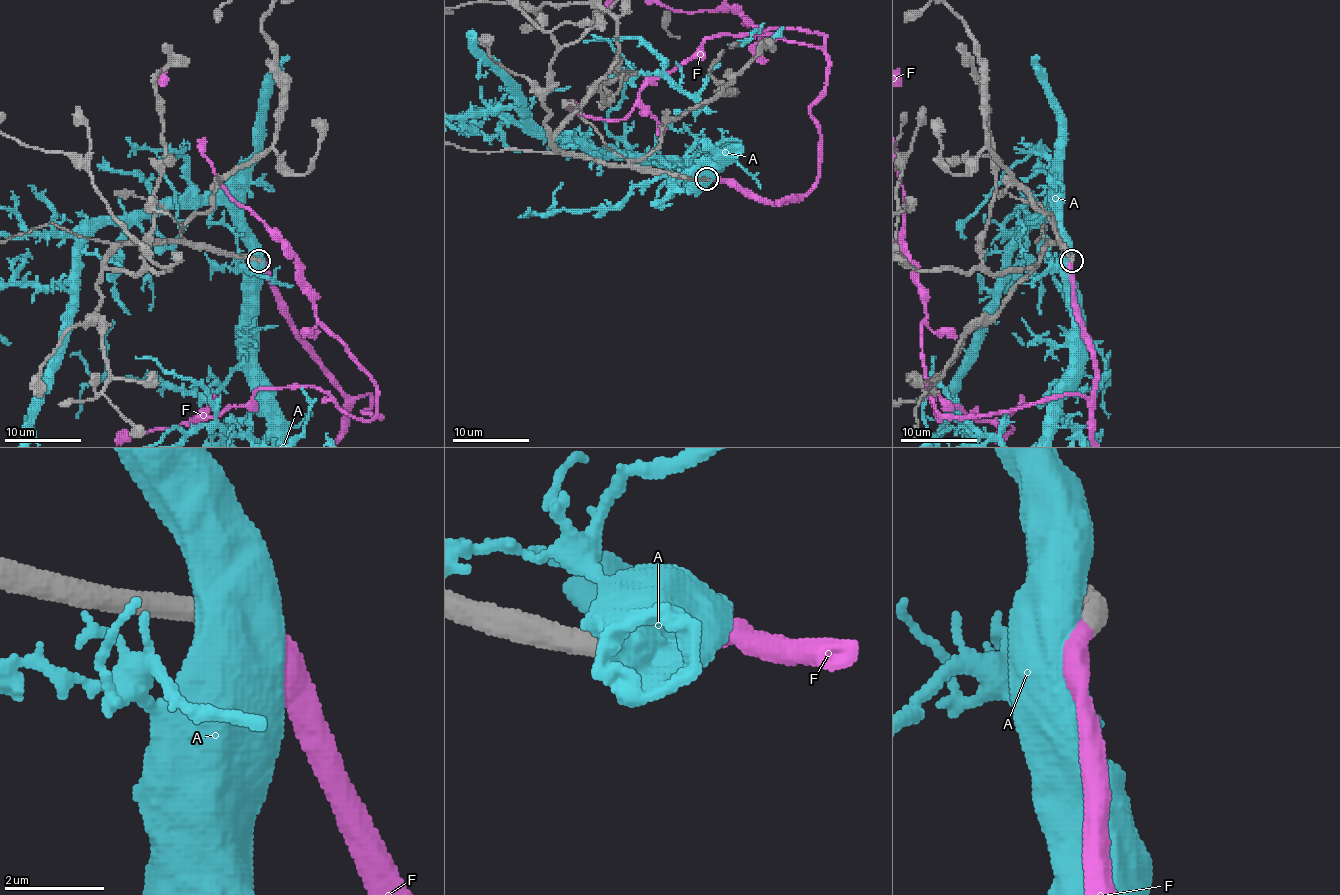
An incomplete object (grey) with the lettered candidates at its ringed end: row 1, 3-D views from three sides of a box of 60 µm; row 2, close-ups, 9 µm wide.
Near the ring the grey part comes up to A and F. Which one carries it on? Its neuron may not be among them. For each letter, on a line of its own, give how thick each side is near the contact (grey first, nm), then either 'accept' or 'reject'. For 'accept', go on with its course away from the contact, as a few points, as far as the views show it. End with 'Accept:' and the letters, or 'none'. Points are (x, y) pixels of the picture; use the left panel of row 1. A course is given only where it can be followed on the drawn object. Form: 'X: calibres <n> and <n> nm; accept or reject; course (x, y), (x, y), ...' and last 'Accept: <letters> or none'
A: calibres 480 and 800 nm; reject
F: calibres 440 and 440 nm; accept
Accept: F

